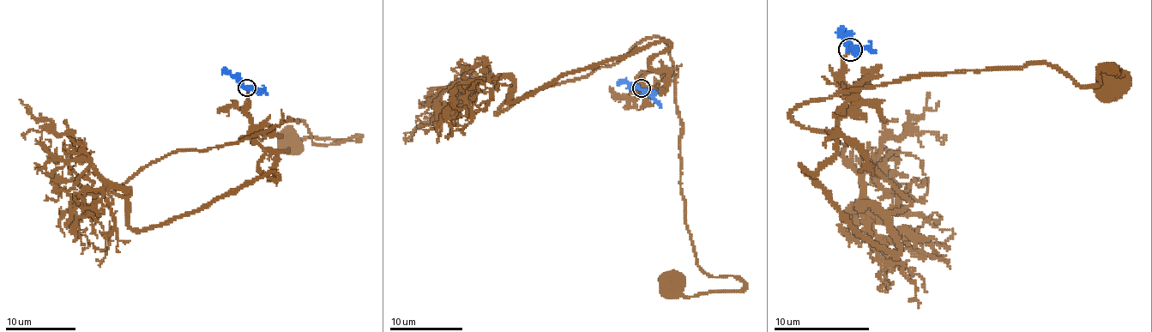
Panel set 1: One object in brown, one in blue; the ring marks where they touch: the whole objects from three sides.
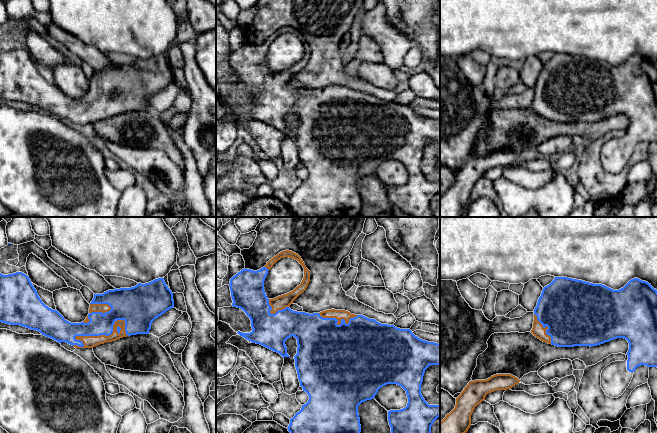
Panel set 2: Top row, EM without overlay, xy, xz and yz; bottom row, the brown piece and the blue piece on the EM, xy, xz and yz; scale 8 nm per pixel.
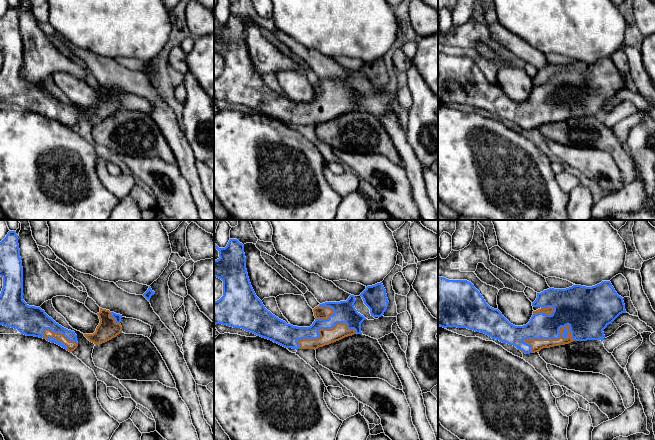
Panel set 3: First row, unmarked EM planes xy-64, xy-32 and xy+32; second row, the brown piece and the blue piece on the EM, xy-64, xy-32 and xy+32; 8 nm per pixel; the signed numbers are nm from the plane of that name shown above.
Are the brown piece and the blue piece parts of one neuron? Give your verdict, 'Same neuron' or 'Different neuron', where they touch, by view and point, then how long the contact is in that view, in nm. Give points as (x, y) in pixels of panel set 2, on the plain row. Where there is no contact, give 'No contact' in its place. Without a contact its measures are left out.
Same neuron. Touches brown at xy (92, 112). Shared border 480 nm

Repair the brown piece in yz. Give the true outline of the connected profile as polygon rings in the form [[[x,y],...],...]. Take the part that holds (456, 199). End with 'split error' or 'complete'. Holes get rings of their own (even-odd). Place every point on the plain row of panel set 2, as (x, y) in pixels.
[[[496,150],[486,156],[470,157],[456,174],[455,184],[440,198],[440,217],[460,217],[471,202],[471,191],[477,181],[485,176],[488,169],[511,165],[520,156],[511,150]]]; complete

